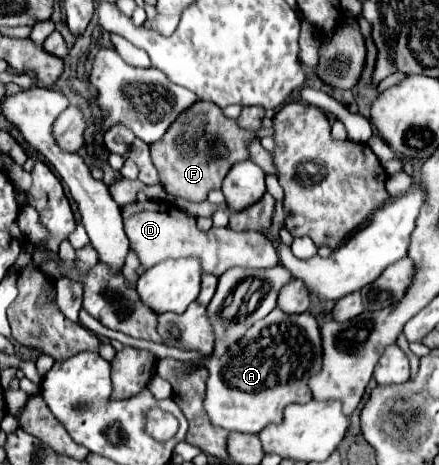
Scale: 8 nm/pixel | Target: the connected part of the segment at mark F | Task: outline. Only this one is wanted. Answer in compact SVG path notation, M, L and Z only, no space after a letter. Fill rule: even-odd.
M195 102L185 114L169 126L169 130L163 134L161 140L153 142L151 148L151 160L159 172L159 180L165 186L165 190L177 198L185 198L189 202L203 202L211 190L219 190L223 178L231 170L233 164L247 160L247 142L253 132L247 132L237 126L235 120L229 120L223 116L219 106L213 106L213 102ZM183 124L203 124L203 132L187 134ZM177 138L183 140L195 140L195 148L189 144L189 154L183 154L177 148Z

